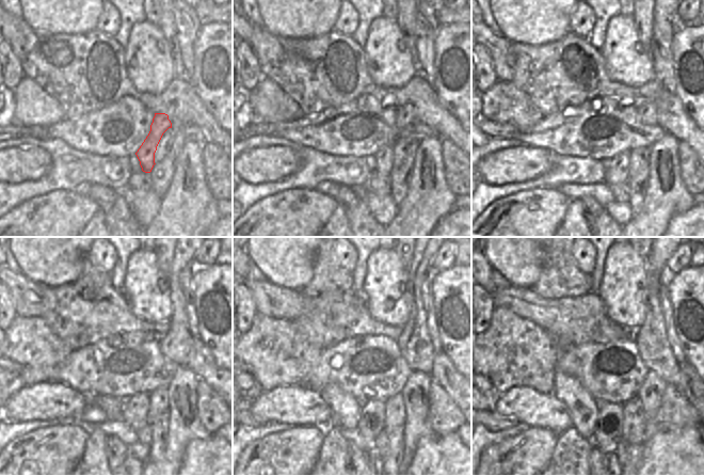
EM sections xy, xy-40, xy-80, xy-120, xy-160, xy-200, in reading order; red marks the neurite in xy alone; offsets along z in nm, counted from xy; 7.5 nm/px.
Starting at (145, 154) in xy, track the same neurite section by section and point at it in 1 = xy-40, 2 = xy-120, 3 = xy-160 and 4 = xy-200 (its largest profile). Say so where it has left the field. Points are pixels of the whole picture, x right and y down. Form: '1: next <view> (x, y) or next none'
1: next xy-40 (383, 167)
2: next xy-120 (136, 410)
3: next xy-160 (371, 423)
4: next xy-200 (608, 428)

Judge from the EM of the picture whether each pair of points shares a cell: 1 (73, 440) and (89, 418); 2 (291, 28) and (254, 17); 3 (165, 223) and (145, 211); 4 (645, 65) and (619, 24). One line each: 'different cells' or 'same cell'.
1: different cells
2: different cells
3: different cells
4: same cell

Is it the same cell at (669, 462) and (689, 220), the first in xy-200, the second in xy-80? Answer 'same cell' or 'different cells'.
same cell

